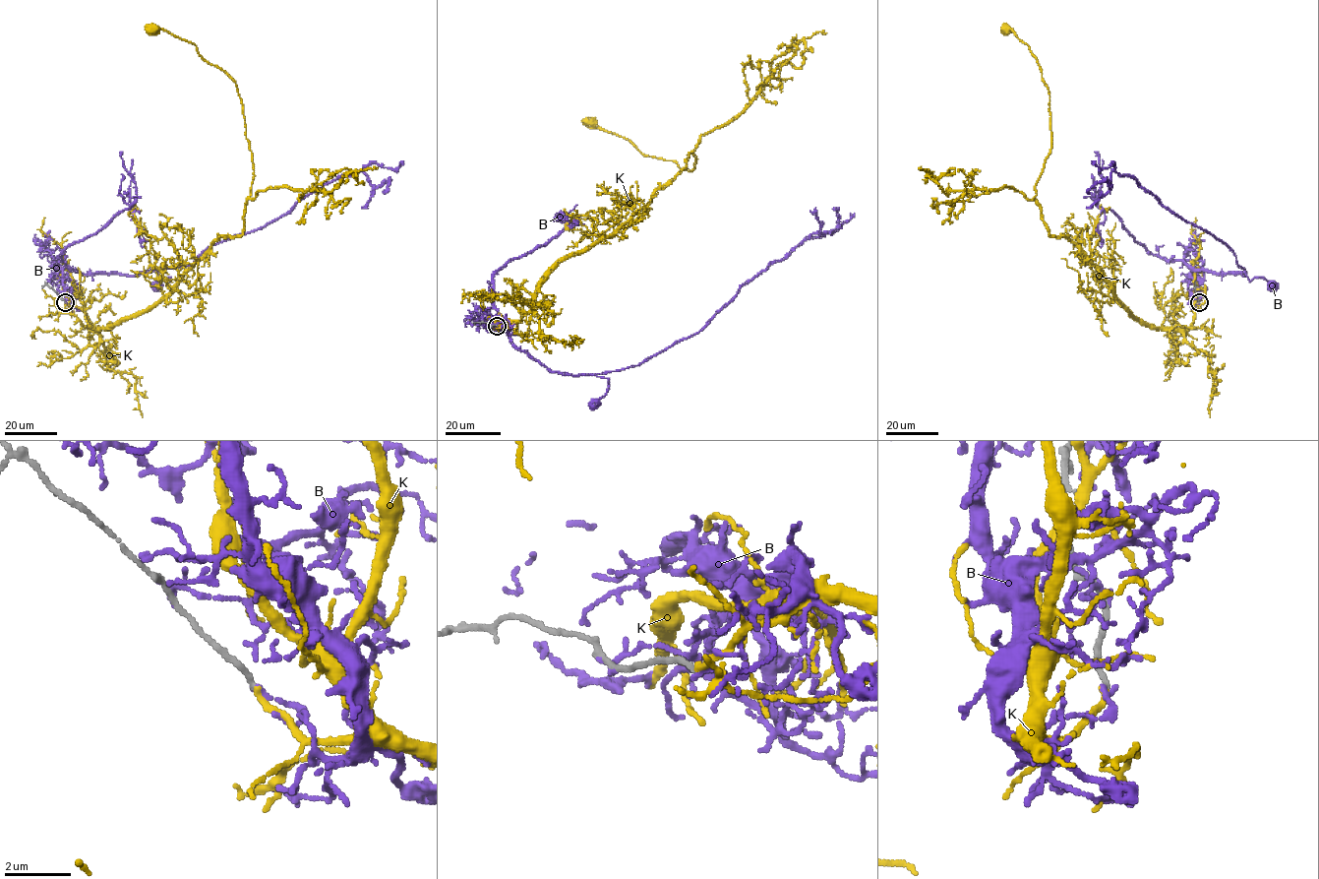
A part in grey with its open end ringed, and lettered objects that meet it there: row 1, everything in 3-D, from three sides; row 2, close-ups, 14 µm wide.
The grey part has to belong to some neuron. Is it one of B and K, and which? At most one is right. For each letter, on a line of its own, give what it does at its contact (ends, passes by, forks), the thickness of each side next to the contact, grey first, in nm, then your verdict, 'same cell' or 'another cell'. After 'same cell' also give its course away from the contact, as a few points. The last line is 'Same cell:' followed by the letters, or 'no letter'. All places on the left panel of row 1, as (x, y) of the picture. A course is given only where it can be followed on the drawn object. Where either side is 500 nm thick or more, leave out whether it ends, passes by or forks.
B: it ends | 160/160 nm | another cell
K: it passes by | 160/120 nm | same cell | via (65, 301), (110, 330), (242, 232), (253, 170), (235, 82), (152, 31)
Same cell: K

